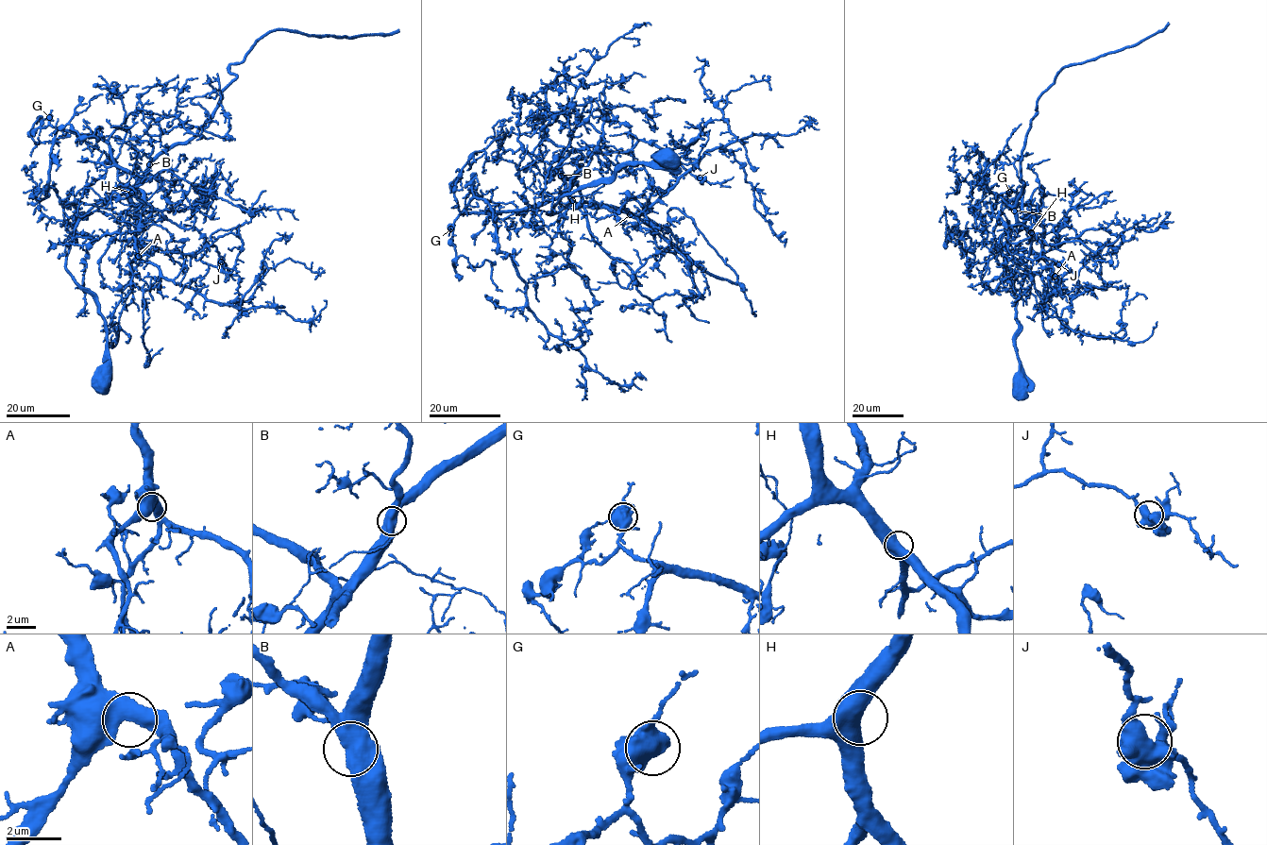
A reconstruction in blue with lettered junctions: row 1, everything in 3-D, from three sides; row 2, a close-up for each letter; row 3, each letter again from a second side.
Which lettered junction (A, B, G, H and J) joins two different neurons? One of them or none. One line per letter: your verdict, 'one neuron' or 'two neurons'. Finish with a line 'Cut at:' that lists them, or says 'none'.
A: one neuron
B: one neuron
G: one neuron
H: one neuron
J: one neuron
Cut at: none

